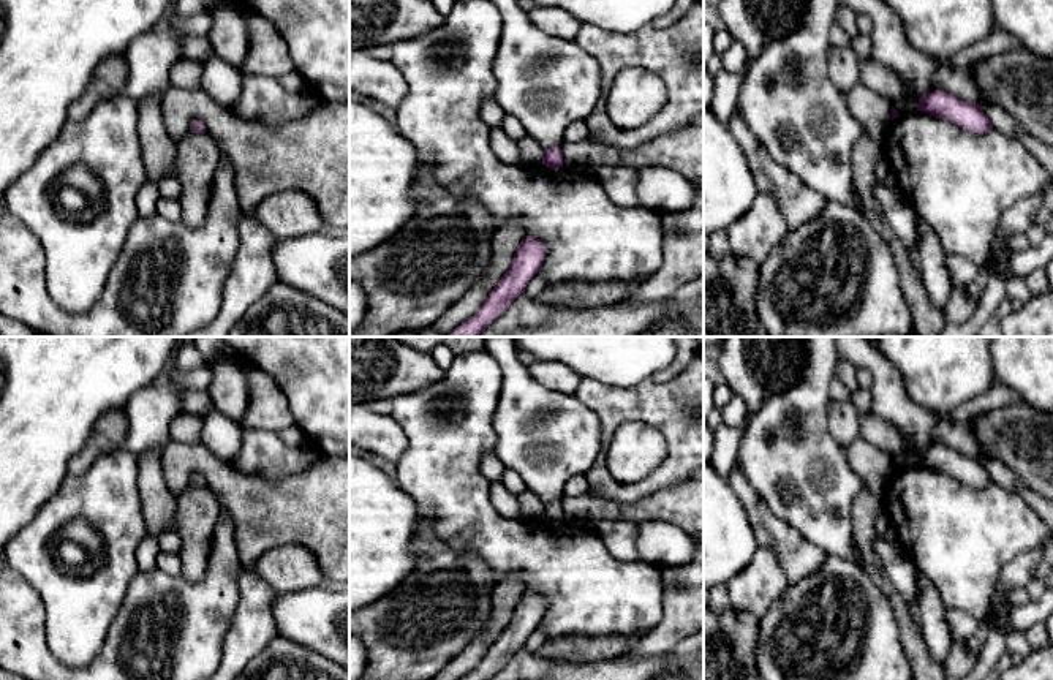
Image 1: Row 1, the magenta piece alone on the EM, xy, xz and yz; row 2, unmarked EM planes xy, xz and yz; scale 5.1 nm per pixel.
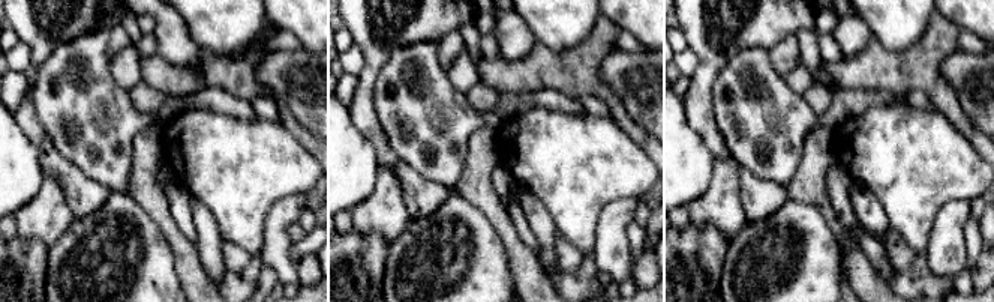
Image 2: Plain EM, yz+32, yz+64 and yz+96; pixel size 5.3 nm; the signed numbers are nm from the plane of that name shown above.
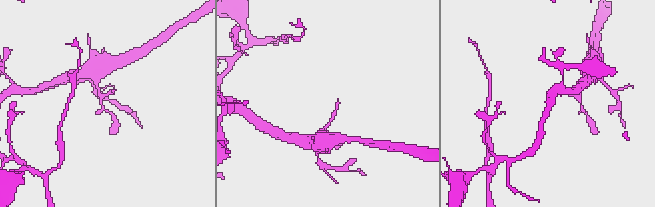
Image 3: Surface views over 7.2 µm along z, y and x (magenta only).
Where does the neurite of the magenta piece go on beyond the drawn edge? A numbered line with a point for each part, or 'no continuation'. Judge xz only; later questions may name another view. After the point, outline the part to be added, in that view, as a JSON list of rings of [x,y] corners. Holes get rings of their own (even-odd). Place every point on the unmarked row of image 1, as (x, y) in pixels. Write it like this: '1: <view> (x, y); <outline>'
1: xz (546, 437); [[[485,337],[490,353],[503,372],[503,386],[492,424],[496,433],[495,455],[515,471],[526,489],[534,492],[542,506],[560,501],[569,479],[585,474],[602,451],[599,417],[574,394],[561,394],[544,387],[519,361],[514,337]]]

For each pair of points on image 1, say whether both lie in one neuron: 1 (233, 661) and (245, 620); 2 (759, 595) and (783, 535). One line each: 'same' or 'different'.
1: same
2: different

